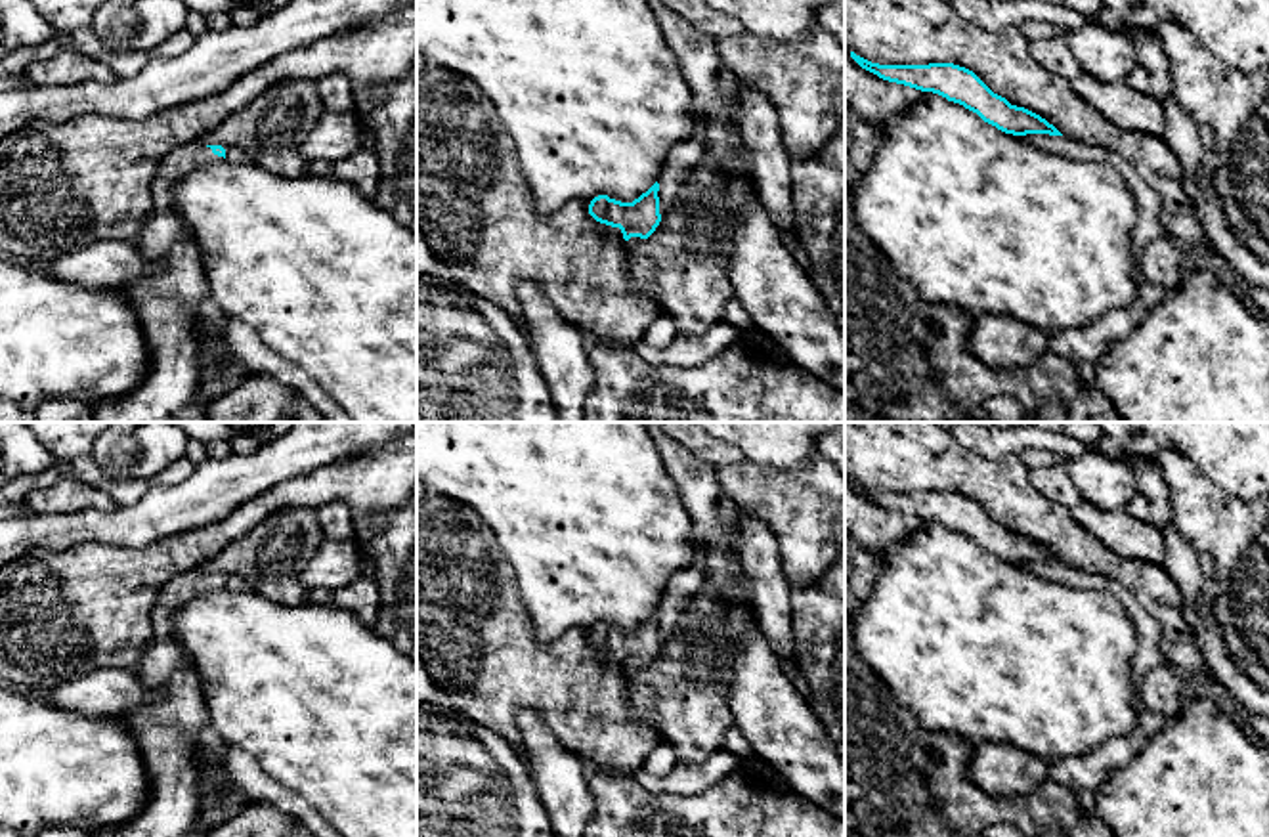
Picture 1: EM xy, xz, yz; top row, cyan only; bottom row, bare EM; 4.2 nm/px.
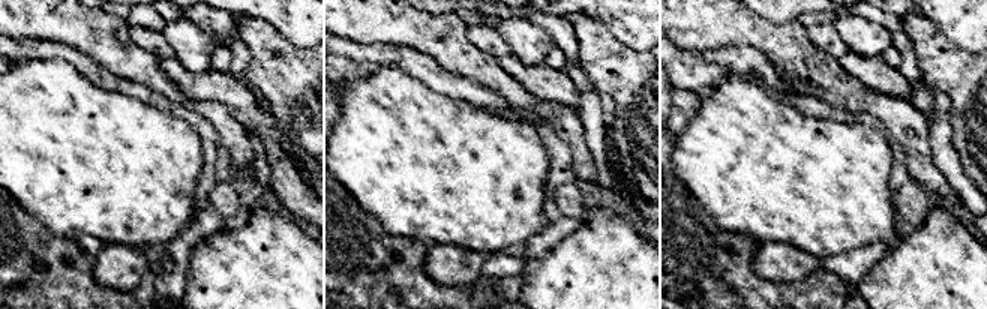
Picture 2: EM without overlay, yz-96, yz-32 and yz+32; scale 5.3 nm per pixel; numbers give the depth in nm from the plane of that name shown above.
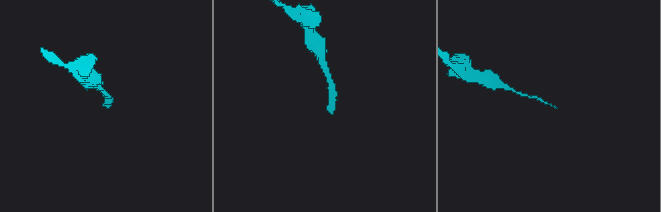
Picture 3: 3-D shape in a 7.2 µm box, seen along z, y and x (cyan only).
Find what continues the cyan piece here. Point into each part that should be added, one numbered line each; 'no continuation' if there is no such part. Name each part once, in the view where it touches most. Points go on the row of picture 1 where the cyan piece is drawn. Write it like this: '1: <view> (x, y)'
1: xy (167, 302)

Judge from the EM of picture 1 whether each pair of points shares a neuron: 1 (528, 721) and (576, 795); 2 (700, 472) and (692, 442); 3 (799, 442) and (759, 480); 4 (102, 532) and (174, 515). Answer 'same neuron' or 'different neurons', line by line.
1: same neuron
2: different neurons
3: different neurons
4: same neuron

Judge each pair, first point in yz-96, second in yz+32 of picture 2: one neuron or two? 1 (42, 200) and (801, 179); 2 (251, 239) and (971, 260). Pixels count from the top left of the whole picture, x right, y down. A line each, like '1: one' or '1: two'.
1: one
2: one

